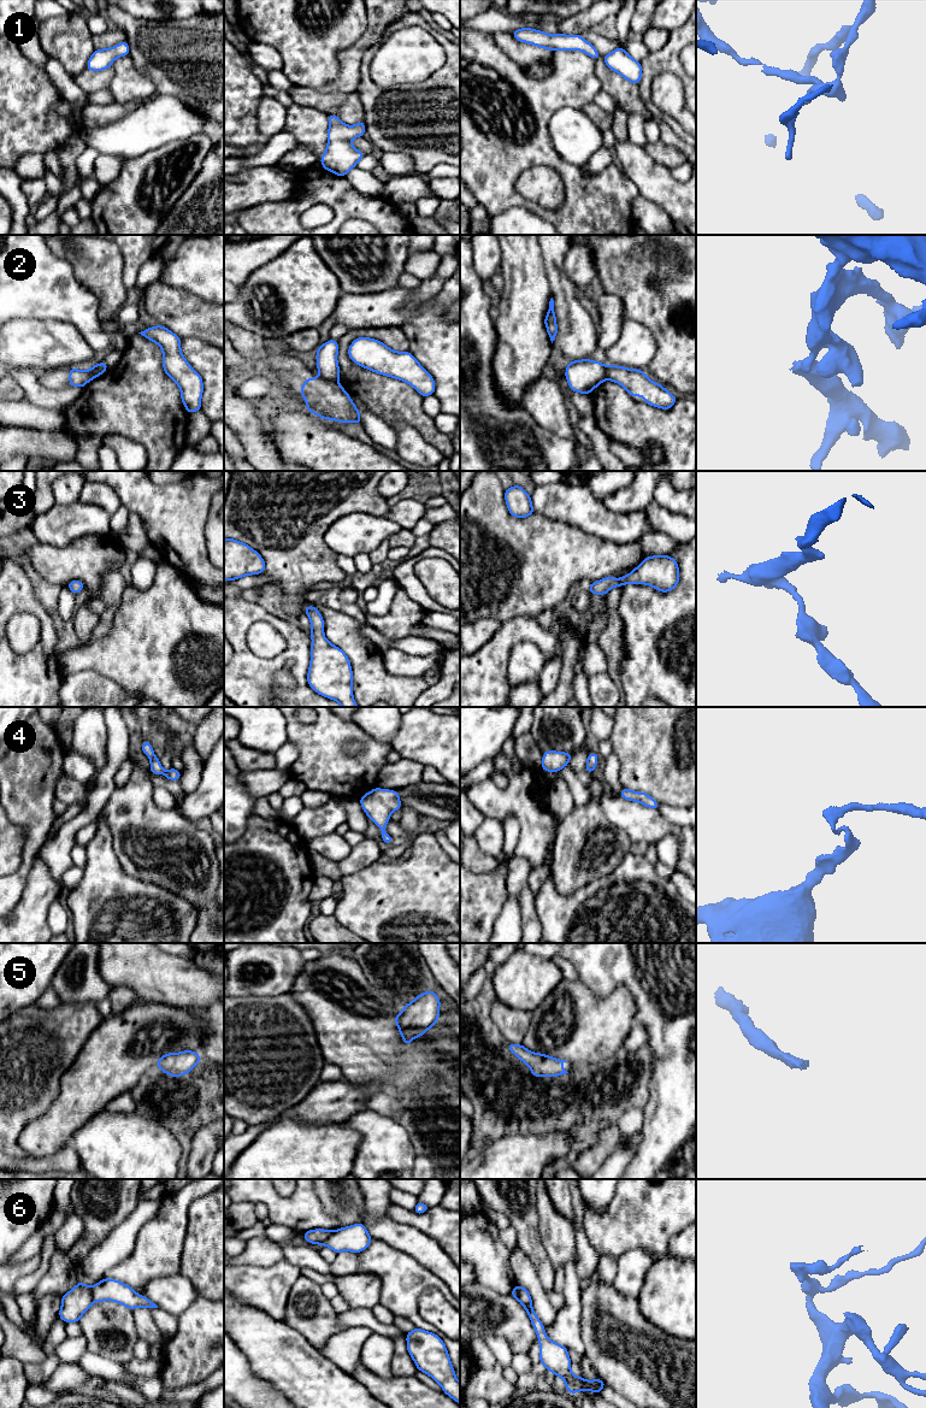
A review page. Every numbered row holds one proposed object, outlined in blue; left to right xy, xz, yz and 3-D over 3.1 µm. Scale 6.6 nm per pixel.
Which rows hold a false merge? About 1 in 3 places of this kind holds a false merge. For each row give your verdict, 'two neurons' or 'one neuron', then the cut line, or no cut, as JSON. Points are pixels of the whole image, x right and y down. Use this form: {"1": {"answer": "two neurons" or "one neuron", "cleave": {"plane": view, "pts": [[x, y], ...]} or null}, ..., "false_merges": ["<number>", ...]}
{"1": {"answer": "one neuron", "cleave": null}, "2": {"answer": "two neurons", "cleave": {"plane": "xz", "pts": [[320, 377], [337, 382]]}}, "3": {"answer": "one neuron", "cleave": null}, "4": {"answer": "one neuron", "cleave": null}, "5": {"answer": "one neuron", "cleave": null}, "6": {"answer": "two neurons", "cleave": {"plane": "xy", "pts": [[90, 1286], [94, 1301]]}}, "false_merges": ["2", "6"]}

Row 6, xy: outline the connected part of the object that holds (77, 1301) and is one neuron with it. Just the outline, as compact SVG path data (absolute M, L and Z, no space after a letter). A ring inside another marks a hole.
M78 1282L73 1289L63 1295L59 1318L65 1322L78 1322L93 1302L92 1286Z

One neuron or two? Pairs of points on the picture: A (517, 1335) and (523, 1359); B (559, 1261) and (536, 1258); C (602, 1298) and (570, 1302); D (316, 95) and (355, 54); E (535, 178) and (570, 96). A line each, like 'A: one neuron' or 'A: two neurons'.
A: two neurons
B: two neurons
C: two neurons
D: one neuron
E: two neurons

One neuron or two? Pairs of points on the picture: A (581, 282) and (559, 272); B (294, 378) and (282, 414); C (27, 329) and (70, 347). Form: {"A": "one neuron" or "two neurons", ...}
{"A": "two neurons", "B": "two neurons", "C": "one neuron"}

